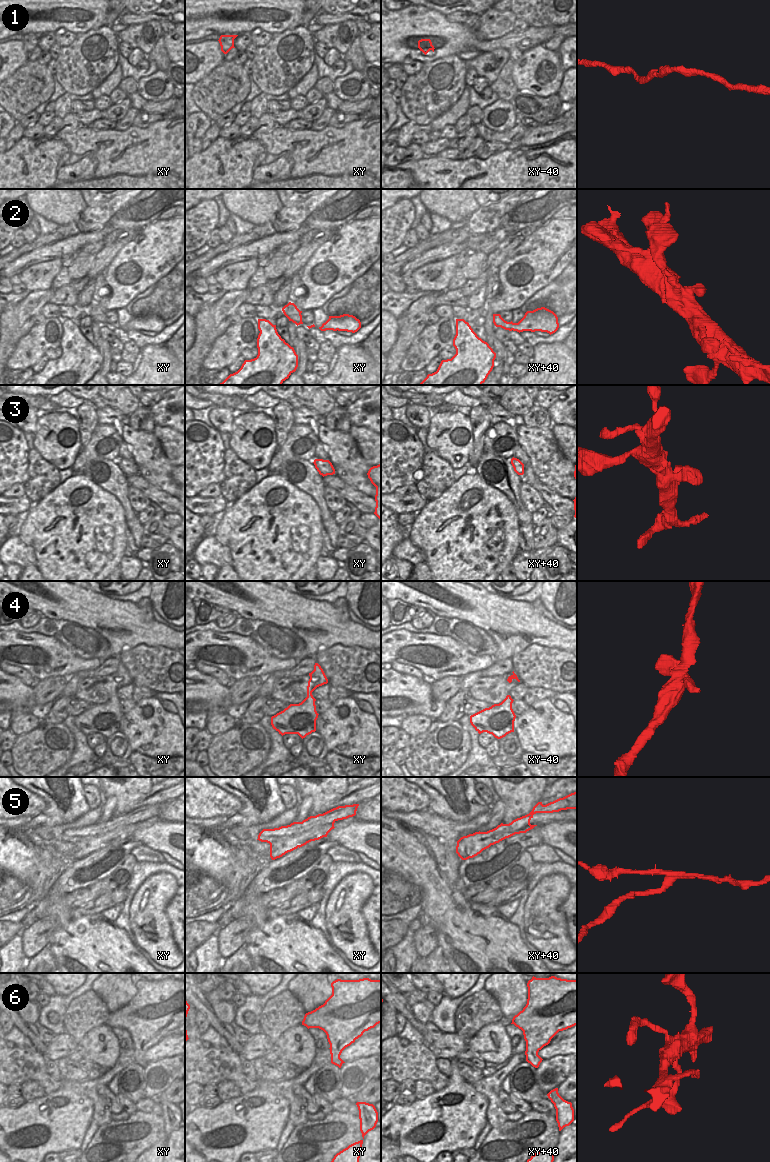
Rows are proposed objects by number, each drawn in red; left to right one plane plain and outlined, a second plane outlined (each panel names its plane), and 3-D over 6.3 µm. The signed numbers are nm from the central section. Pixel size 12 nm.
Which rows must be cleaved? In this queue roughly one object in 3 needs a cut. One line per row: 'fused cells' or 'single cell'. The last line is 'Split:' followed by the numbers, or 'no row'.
1: single cell
2: single cell
3: single cell
4: single cell
5: fused cells
6: single cell
Split: 5

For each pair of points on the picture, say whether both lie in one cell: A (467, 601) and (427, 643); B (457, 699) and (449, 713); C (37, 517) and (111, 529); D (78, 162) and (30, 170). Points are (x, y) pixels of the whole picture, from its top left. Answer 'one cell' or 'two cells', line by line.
A: two cells
B: one cell
C: one cell
D: one cell

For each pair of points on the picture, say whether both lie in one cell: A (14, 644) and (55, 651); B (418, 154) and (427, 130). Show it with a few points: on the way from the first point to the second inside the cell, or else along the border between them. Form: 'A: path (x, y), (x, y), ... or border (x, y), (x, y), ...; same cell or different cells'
A: path (24, 650), (45, 651); same cell
B: border (437, 133), (430, 137), (418, 136); different cells

